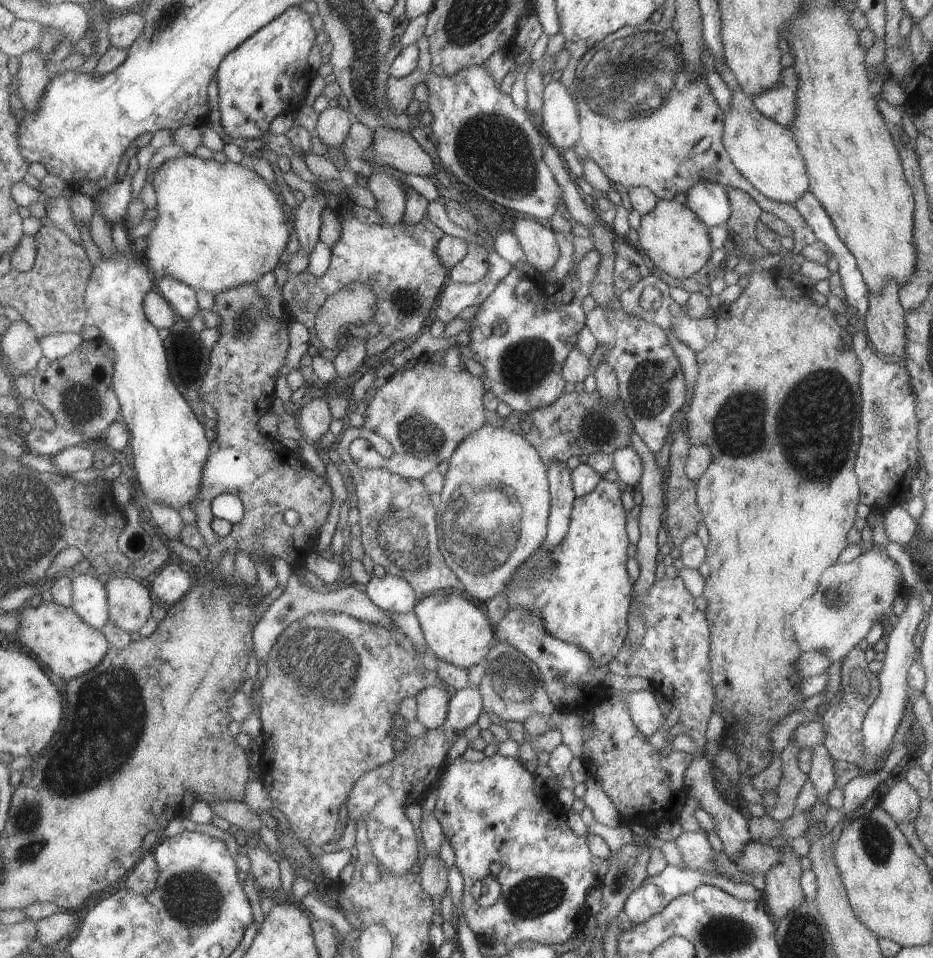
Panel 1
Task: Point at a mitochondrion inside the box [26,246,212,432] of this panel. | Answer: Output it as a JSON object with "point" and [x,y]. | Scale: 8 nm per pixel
{"point":[83,402]}

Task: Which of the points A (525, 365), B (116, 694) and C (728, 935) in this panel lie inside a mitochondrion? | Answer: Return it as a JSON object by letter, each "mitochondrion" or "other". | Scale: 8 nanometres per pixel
{"A":"mitochondrion","B":"mitochondrion","C":"mitochondrion"}

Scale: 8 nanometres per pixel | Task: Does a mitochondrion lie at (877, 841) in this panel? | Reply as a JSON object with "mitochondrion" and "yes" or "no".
{"mitochondrion":"yes"}

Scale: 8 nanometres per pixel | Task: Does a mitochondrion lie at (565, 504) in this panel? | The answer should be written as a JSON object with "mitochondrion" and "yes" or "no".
{"mitochondrion":"no"}

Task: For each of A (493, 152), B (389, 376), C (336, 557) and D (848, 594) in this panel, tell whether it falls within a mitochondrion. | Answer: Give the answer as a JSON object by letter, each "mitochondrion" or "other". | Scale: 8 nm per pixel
{"A":"mitochondrion","B":"other","C":"other","D":"mitochondrion"}

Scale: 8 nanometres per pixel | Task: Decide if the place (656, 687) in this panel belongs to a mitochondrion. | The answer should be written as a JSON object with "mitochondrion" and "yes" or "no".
{"mitochondrion":"no"}

